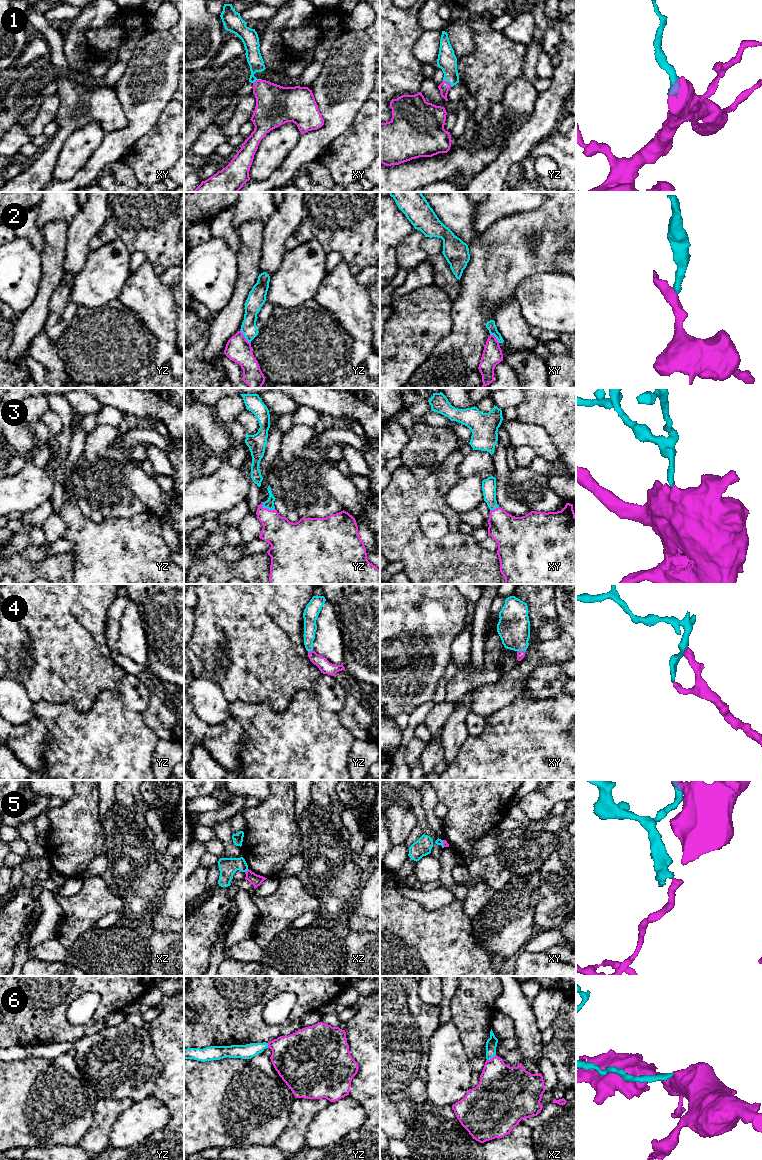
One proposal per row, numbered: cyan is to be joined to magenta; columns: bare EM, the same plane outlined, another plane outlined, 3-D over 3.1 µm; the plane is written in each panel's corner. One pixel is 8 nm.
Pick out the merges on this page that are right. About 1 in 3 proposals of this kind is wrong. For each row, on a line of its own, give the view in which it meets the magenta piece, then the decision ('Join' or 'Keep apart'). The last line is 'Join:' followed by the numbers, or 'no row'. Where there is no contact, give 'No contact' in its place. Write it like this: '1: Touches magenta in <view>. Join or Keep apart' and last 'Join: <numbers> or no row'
1: Touches magenta in yz. Join
2: Touches magenta in yz. Keep apart
3: Touches magenta in yz. Join
4: Touches magenta in xy. Join
5: Touches magenta in xz. Keep apart
6: Touches magenta in xz. Join
Join: 1, 3, 4, 6

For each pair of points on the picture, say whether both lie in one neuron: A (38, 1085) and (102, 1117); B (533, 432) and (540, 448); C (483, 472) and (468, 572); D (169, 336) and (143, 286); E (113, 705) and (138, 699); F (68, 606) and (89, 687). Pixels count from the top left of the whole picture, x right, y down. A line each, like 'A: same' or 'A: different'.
A: different
B: same
C: different
D: same
E: different
F: same

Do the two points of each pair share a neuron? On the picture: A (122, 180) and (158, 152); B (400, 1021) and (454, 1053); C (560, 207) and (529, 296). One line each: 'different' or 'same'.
A: different
B: different
C: different

